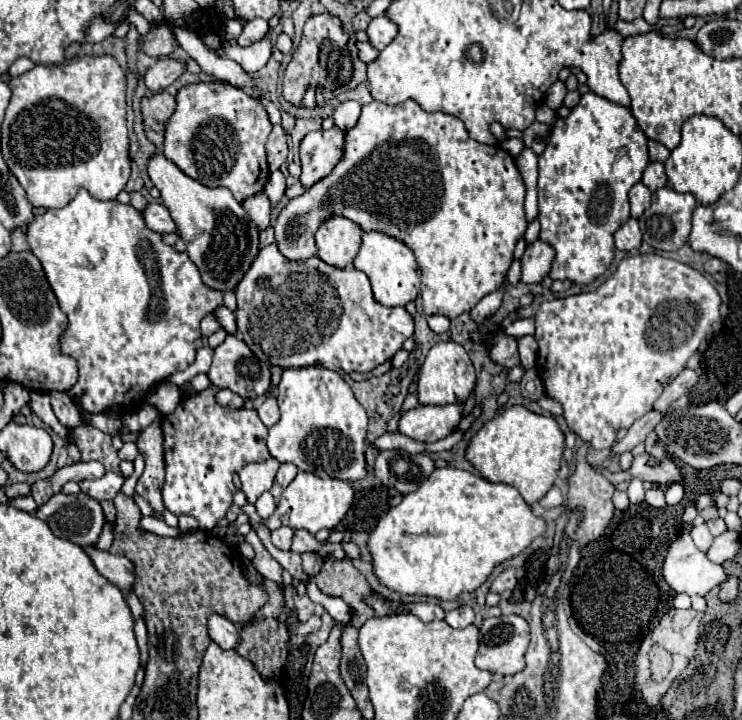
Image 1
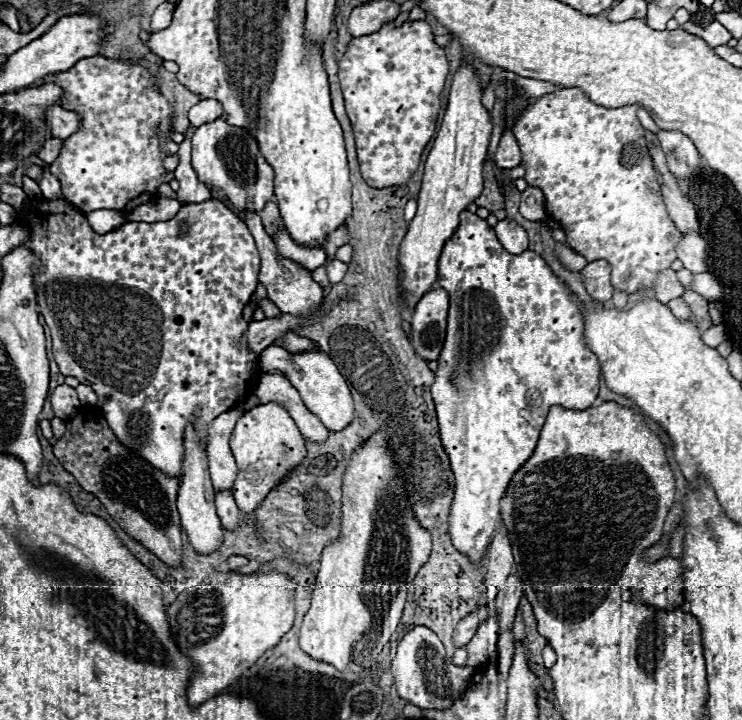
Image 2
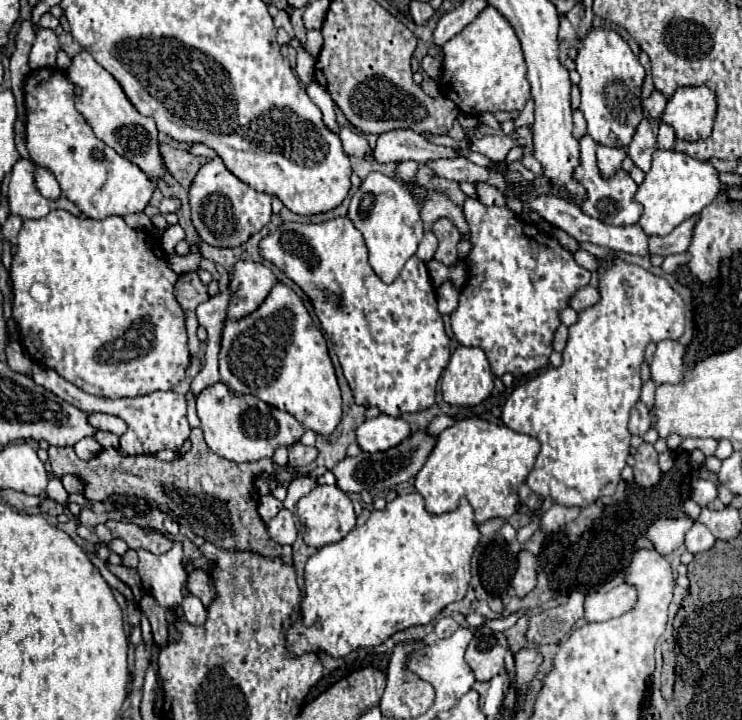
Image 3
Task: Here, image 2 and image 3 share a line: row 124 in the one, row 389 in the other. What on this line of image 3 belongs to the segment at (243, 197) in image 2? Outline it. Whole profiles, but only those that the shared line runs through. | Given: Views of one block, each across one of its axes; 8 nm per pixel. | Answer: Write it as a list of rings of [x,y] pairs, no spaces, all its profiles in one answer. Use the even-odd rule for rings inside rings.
[[[222,382],[204,388],[196,396],[196,408],[198,408],[198,418],[202,422],[200,428],[204,432],[210,450],[234,462],[254,462],[272,456],[278,446],[296,444],[304,434],[302,424],[288,412],[268,406],[266,402],[262,402],[252,394],[234,394]]]

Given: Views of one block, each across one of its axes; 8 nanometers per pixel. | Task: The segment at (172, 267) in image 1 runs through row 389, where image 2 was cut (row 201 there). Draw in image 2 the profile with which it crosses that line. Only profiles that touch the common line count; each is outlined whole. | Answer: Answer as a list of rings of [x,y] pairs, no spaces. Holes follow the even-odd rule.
[[[98,54],[76,62],[66,72],[56,72],[50,76],[50,82],[62,88],[58,104],[64,110],[72,110],[82,118],[80,128],[64,140],[58,158],[50,164],[52,174],[56,174],[62,184],[64,198],[76,204],[82,212],[94,212],[102,208],[132,212],[134,208],[156,200],[158,186],[170,182],[164,168],[166,154],[160,146],[172,130],[176,112],[172,104],[164,98],[164,94],[158,90],[150,70],[136,62],[138,58],[106,58]]]

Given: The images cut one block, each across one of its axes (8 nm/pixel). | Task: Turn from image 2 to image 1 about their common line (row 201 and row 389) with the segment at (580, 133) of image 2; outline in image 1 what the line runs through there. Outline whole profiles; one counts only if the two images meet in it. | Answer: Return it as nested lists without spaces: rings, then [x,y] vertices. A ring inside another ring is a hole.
[[[636,254],[620,260],[616,272],[596,290],[540,304],[534,334],[540,346],[536,370],[544,382],[546,396],[562,404],[568,428],[582,442],[596,450],[608,450],[616,440],[616,432],[630,428],[636,418],[650,412],[664,386],[684,370],[712,324],[720,320],[718,306],[716,288],[688,264],[658,254]]]

